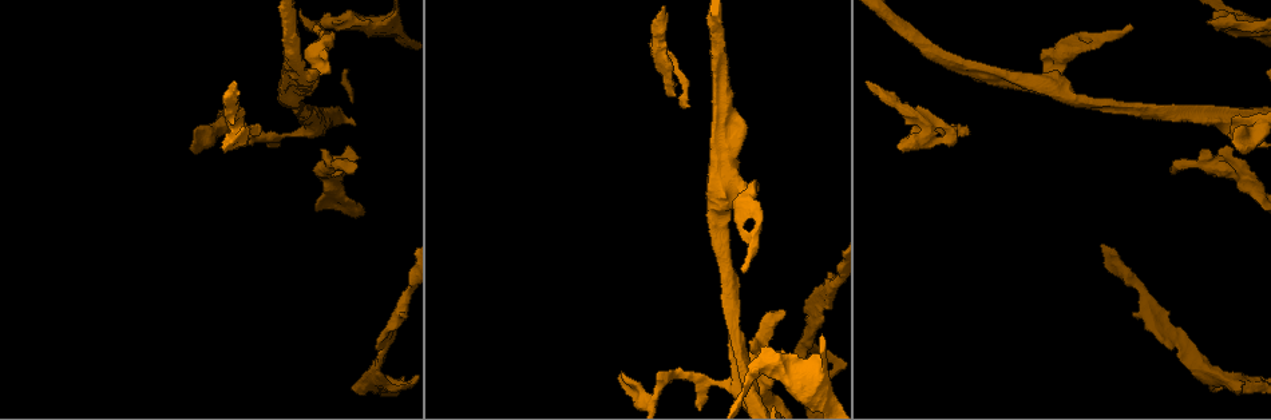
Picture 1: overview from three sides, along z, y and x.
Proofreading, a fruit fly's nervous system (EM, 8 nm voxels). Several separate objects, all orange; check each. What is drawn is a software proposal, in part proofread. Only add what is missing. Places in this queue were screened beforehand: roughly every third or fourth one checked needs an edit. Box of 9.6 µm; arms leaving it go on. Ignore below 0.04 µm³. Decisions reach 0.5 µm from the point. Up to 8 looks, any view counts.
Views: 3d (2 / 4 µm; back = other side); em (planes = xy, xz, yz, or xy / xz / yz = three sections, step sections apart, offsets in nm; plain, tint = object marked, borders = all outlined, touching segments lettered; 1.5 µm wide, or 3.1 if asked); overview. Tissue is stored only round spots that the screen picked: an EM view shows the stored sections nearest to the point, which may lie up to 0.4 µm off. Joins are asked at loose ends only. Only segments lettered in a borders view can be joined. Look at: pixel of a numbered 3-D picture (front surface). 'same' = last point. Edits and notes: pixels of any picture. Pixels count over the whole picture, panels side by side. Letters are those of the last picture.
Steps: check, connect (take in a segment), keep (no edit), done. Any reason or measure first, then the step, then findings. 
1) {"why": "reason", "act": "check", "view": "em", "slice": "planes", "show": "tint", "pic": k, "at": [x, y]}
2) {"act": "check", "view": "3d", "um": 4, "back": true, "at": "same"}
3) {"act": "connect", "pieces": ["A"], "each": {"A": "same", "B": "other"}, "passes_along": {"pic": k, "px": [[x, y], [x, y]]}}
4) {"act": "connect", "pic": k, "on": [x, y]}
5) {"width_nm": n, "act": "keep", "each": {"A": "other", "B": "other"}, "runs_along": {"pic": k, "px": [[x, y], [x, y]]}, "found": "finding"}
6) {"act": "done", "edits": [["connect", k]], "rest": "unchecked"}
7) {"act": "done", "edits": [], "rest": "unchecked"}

{"why": "branch stops here", "act": "check", "view": "em", "slice": "xy", "step": 4, "show": "tint", "pic": 1, "at": [783, 309]}

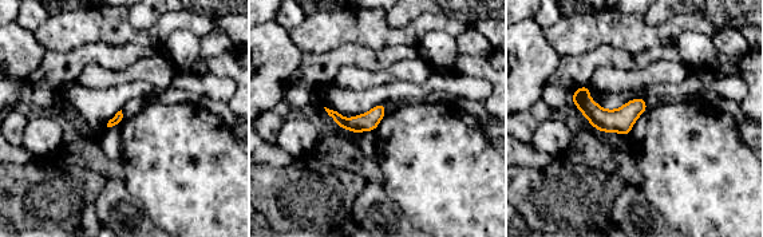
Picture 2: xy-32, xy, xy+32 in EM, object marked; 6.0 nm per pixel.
{"act": "check", "view": "em", "slice": "xz", "step": 4, "show": "borders", "at": "same"}

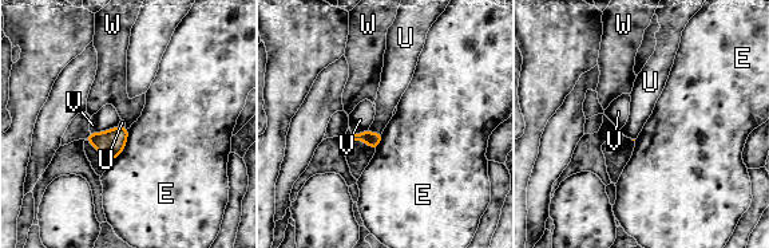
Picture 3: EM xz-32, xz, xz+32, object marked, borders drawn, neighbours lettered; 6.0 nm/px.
{"act": "keep", "each": {"E": "other", "U": "other", "V": "other", "W": "other"}, "border": {"pic": 3, "px": [[118, 125], [102, 132], [90, 132]]}, "found": "none of them fits"}

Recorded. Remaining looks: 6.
{"act": "check", "view": "em", "slice": "planes", "show": "borders", "pic": 1, "at": [325, 61]}

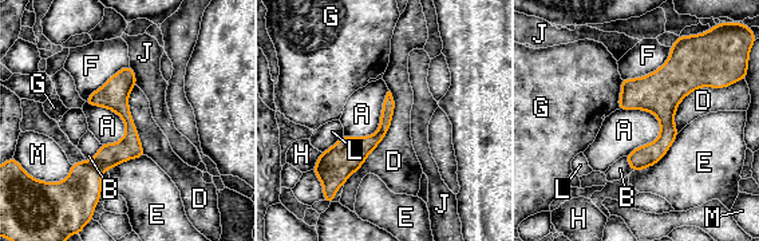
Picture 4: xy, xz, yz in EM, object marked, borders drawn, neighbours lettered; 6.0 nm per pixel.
{"act": "keep", "each": {"A": "other", "B": "other", "D": "other", "E": "other", "F": "other", "G": "other", "H": "other", "J": "other", "L": "other", "M": "other"}, "border": {"pic": 4, "px": [[651, 111], [659, 135], [625, 155]]}, "found": "no lettered segment goes on from it"}

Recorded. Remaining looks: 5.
{"why": "an open end", "act": "check", "view": "3d", "um": 2, "pic": 1, "at": [623, 375]}

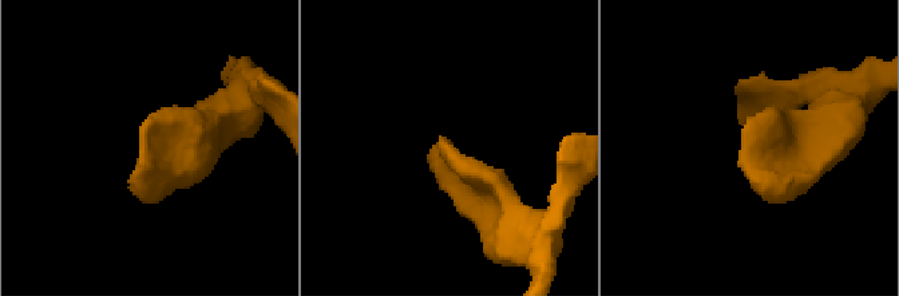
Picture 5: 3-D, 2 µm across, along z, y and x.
{"why": "now the EM", "act": "check", "view": "em", "slice": "planes", "show": "borders", "pic": 5, "at": [444, 141]}

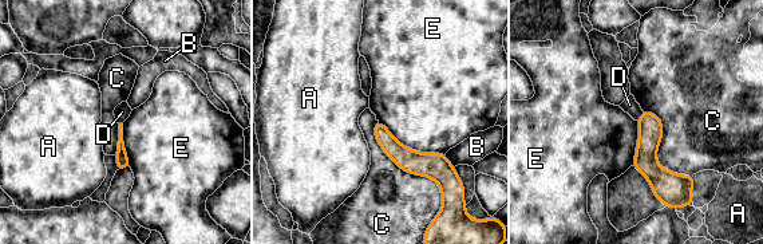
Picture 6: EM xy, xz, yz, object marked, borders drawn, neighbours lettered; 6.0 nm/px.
{"longest_contact_nm": ["C", 500], "act": "keep", "each": {"A": "other", "B": "other", "C": "other", "D": "other", "E": "other"}, "found": "none of them fits"}

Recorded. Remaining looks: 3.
{"act": "done", "edits": [], "rest": "unchecked"}

